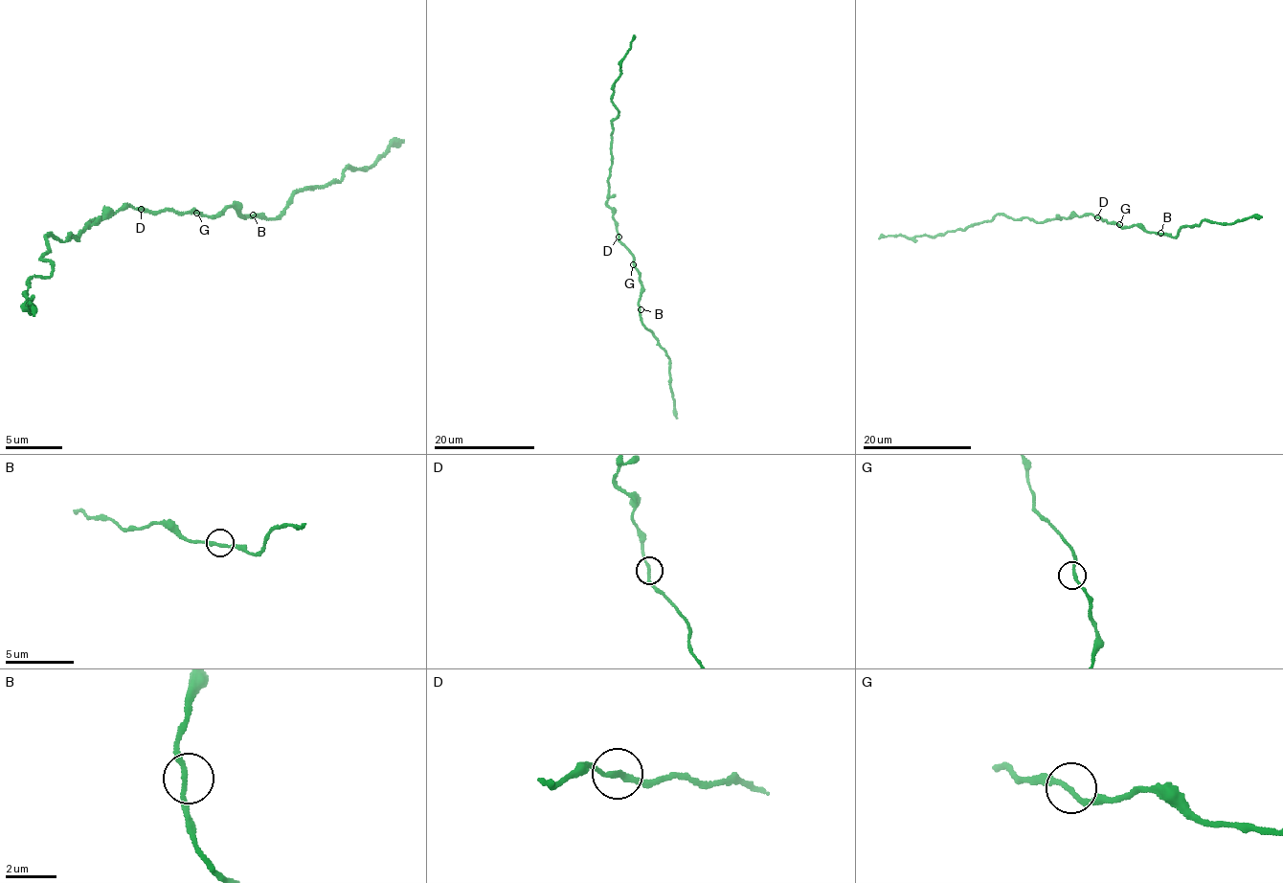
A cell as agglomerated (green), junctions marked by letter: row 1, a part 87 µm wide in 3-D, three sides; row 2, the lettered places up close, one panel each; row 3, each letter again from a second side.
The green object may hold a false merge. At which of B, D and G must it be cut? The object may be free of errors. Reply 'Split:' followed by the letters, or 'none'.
Split: D

